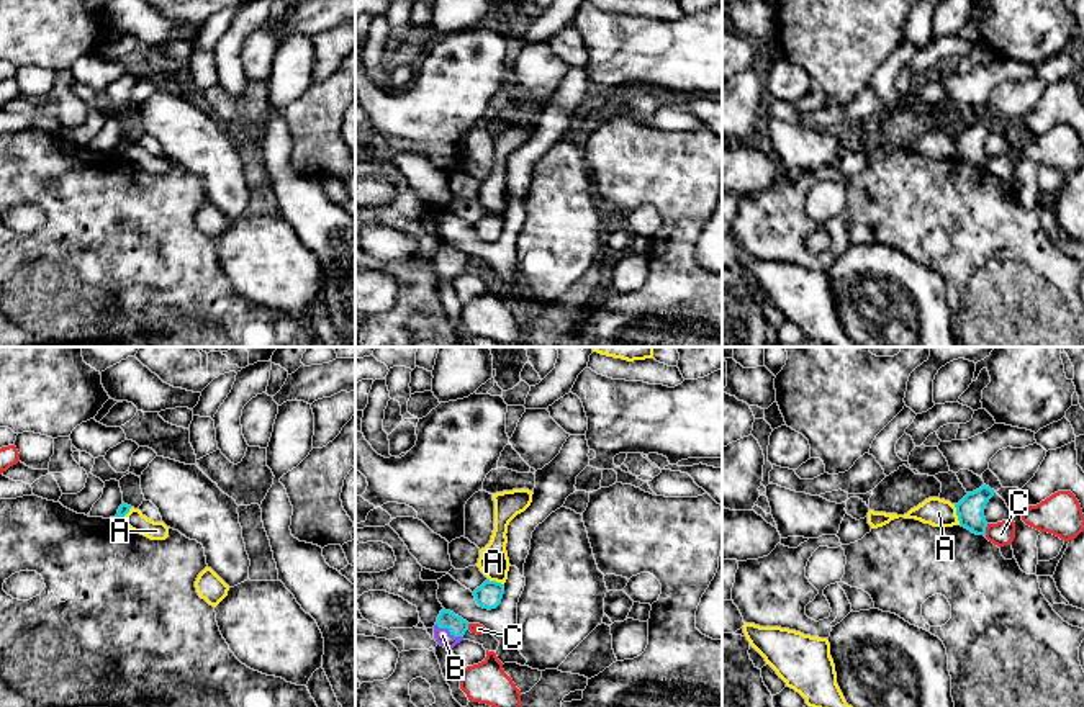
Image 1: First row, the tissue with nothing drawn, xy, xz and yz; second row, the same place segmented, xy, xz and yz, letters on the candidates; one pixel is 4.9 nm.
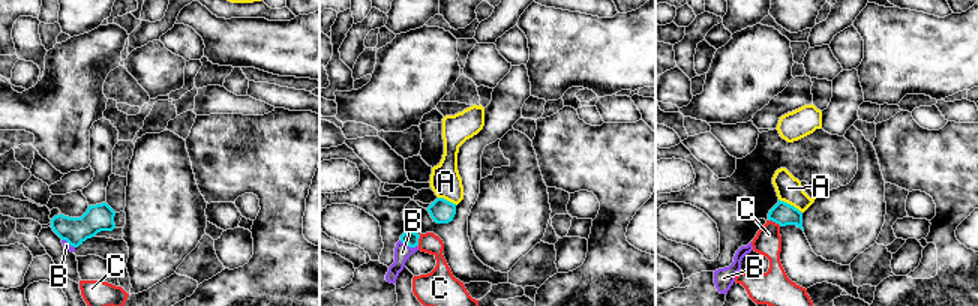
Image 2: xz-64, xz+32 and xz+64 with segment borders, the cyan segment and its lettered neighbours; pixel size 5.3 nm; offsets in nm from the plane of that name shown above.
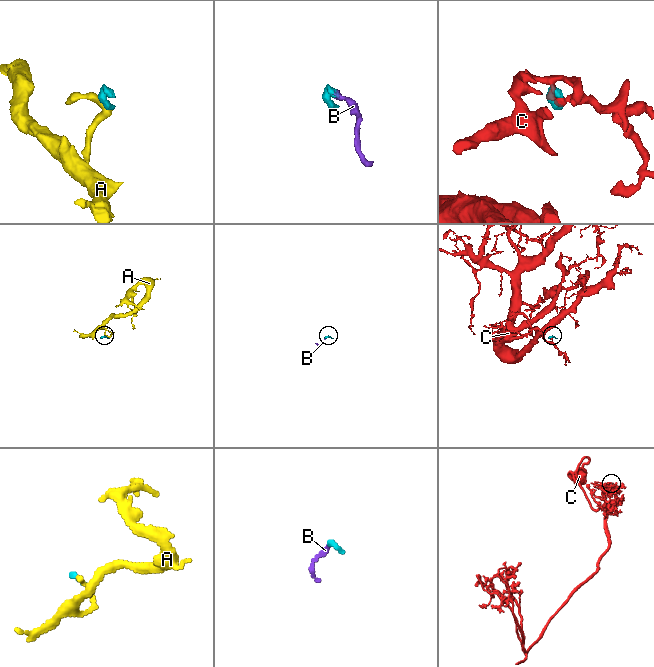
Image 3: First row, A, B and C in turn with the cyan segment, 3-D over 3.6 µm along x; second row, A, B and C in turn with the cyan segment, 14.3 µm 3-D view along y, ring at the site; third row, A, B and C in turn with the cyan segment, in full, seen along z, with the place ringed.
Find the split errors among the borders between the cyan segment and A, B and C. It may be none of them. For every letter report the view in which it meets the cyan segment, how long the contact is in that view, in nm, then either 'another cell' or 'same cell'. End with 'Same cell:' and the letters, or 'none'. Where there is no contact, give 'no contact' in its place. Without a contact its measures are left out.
A: contact in yz; length 110 nm; another cell
B: contact in xz; length 150 nm; same cell
C: contact in yz; length 70 nm; another cell
Same cell: B

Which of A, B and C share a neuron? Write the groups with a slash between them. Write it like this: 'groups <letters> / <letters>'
groups A C / B

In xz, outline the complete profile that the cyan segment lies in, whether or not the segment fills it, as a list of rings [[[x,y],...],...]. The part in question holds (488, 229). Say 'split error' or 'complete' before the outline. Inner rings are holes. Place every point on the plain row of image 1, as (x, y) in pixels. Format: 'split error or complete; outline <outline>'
complete; outline [[[490,213],[473,224],[477,237],[488,244],[501,237],[503,227],[504,218]]]

